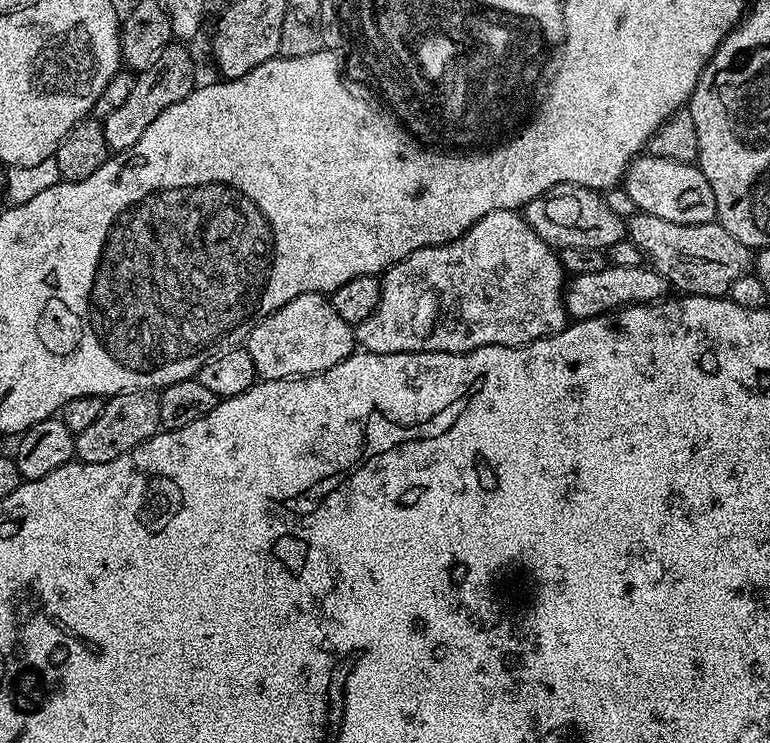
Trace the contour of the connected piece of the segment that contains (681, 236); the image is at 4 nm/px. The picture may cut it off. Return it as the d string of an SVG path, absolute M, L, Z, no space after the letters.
M637 211L626 220L626 236L640 247L645 261L661 272L673 289L680 288L676 290L684 294L724 296L738 278L749 275L754 268L753 249L738 242L719 222L675 224Z

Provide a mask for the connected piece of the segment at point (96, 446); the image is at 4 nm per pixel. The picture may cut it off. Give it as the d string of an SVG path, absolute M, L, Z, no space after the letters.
M139 388L133 392L119 392L104 400L102 414L97 420L81 432L75 433L75 459L81 464L97 464L98 462L114 462L114 458L122 458L134 446L146 442L157 432L160 426L160 392L150 388Z

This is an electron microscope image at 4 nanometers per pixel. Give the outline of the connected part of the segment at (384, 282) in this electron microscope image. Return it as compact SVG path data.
M494 210L490 214L478 218L478 222L474 222L474 226L470 226L470 230L466 230L458 238L454 238L450 242L439 244L438 246L414 250L414 254L402 258L402 262L390 266L387 272L383 273L382 279L380 280L380 297L378 298L378 306L374 310L374 314L370 314L370 318L366 318L361 324L355 325L356 342L363 351L373 352L374 354L398 354L399 352L469 352L475 348L490 346L491 344L517 348L523 344L529 344L535 340L541 340L547 336L558 334L563 328L568 327L570 317L568 311L564 308L565 287L566 273L560 264L557 249L553 248L551 244L547 244L526 223L523 215L519 211Z

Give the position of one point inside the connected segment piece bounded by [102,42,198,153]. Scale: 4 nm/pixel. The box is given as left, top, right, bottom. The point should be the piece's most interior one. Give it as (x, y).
(172, 76)

